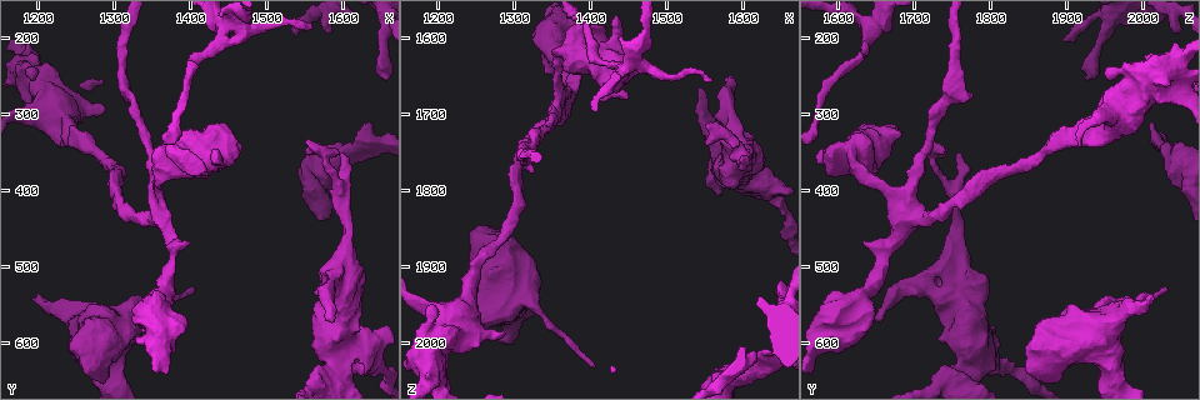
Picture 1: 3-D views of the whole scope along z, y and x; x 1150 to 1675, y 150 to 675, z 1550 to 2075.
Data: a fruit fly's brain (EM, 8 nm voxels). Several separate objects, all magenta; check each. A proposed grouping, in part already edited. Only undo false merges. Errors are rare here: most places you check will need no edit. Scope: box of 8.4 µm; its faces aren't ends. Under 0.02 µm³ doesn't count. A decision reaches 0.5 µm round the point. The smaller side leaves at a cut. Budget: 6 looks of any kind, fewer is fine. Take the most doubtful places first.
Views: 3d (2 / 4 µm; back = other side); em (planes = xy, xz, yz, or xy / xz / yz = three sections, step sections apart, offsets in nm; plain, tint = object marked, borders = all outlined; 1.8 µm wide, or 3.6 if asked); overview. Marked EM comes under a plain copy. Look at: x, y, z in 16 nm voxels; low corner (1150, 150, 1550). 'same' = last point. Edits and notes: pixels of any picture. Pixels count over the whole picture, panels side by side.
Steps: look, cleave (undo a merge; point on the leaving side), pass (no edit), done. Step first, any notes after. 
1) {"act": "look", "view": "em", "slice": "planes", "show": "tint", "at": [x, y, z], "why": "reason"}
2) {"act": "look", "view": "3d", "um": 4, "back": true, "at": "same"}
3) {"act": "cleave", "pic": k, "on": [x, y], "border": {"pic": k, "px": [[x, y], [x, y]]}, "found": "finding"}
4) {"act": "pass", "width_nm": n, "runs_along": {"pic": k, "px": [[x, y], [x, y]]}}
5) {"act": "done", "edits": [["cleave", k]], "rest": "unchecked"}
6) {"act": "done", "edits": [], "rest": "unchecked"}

{"act": "look", "view": "em", "slice": "planes", "show": "tint", "at": [1360, 430, 1690], "why": "four-way junction"}

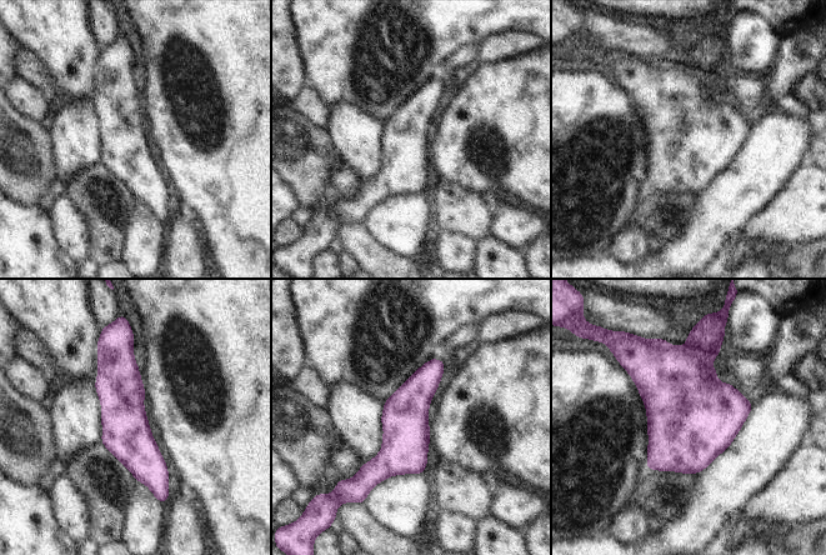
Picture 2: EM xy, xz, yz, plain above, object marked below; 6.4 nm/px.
{"act": "pass", "found": "all the same neuron"}

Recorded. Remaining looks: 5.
{"act": "look", "view": "3d", "um": 2, "back": true, "at": [1450, 180, 1640], "why": "four-way junction"}

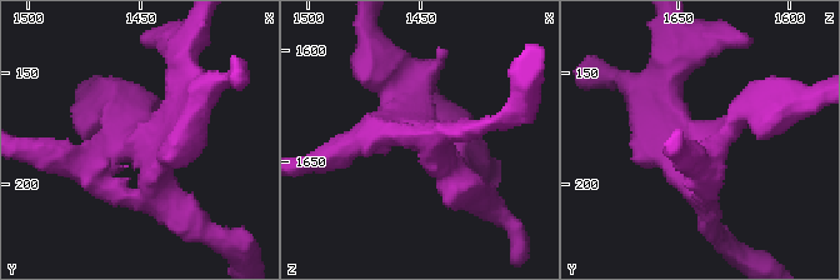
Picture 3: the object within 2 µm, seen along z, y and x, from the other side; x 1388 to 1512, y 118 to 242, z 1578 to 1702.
{"act": "look", "view": "em", "slice": "xy", "step": 4, "show": "tint", "at": [1449, 184, 1640]}

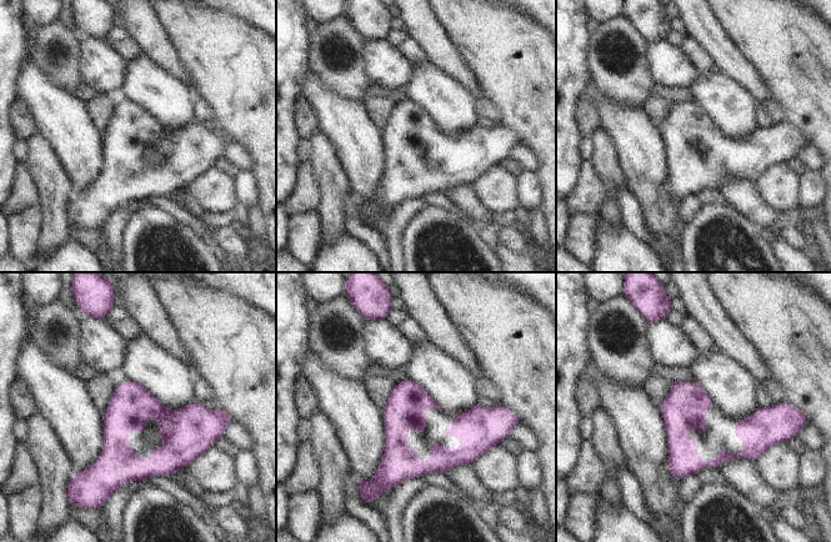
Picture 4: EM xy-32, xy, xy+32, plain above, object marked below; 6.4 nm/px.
{"act": "look", "view": "em", "slice": "xz", "step": 16, "show": "tint", "at": "same", "why": "another direction"}

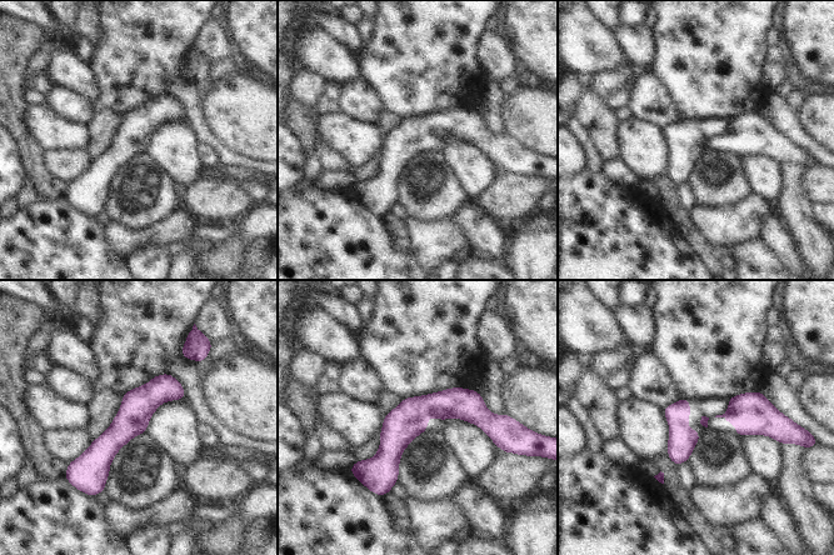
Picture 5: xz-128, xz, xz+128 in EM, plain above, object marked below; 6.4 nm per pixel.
{"act": "pass", "runs_along": {"pic": 5, "px": [[493, 426], [427, 408], [359, 465]]}, "found": "all the same neuron"}

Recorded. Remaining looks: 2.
{"act": "look", "view": "em", "um": 3.6, "slice": "planes", "show": "tint", "at": [1190, 245, 2035], "why": "sudden change in width"}

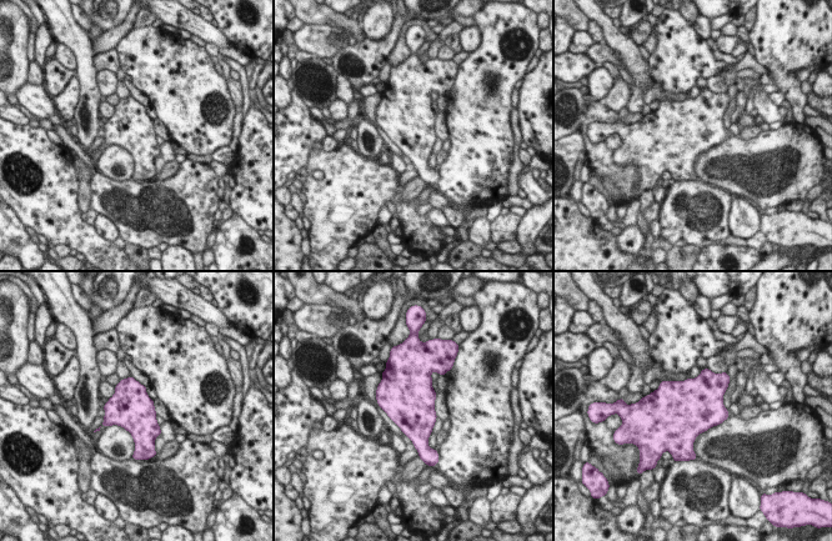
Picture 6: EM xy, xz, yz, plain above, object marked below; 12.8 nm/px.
{"act": "pass", "found": "continuous, no second neuron"}

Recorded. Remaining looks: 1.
{"act": "done", "edits": [], "rest": "unchecked"}

